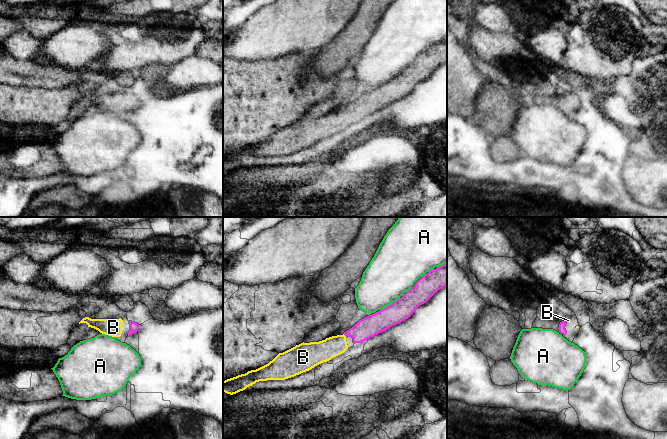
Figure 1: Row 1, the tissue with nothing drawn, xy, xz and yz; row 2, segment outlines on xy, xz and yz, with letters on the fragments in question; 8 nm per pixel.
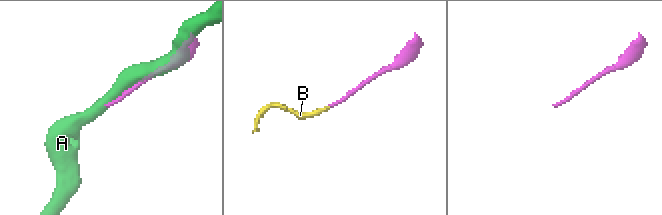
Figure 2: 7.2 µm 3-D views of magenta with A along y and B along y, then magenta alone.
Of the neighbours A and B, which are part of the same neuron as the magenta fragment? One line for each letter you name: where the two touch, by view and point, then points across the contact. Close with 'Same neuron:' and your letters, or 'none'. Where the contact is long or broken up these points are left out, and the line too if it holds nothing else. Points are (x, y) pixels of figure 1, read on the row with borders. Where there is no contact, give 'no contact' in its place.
B: no contact
Same neuron: B

